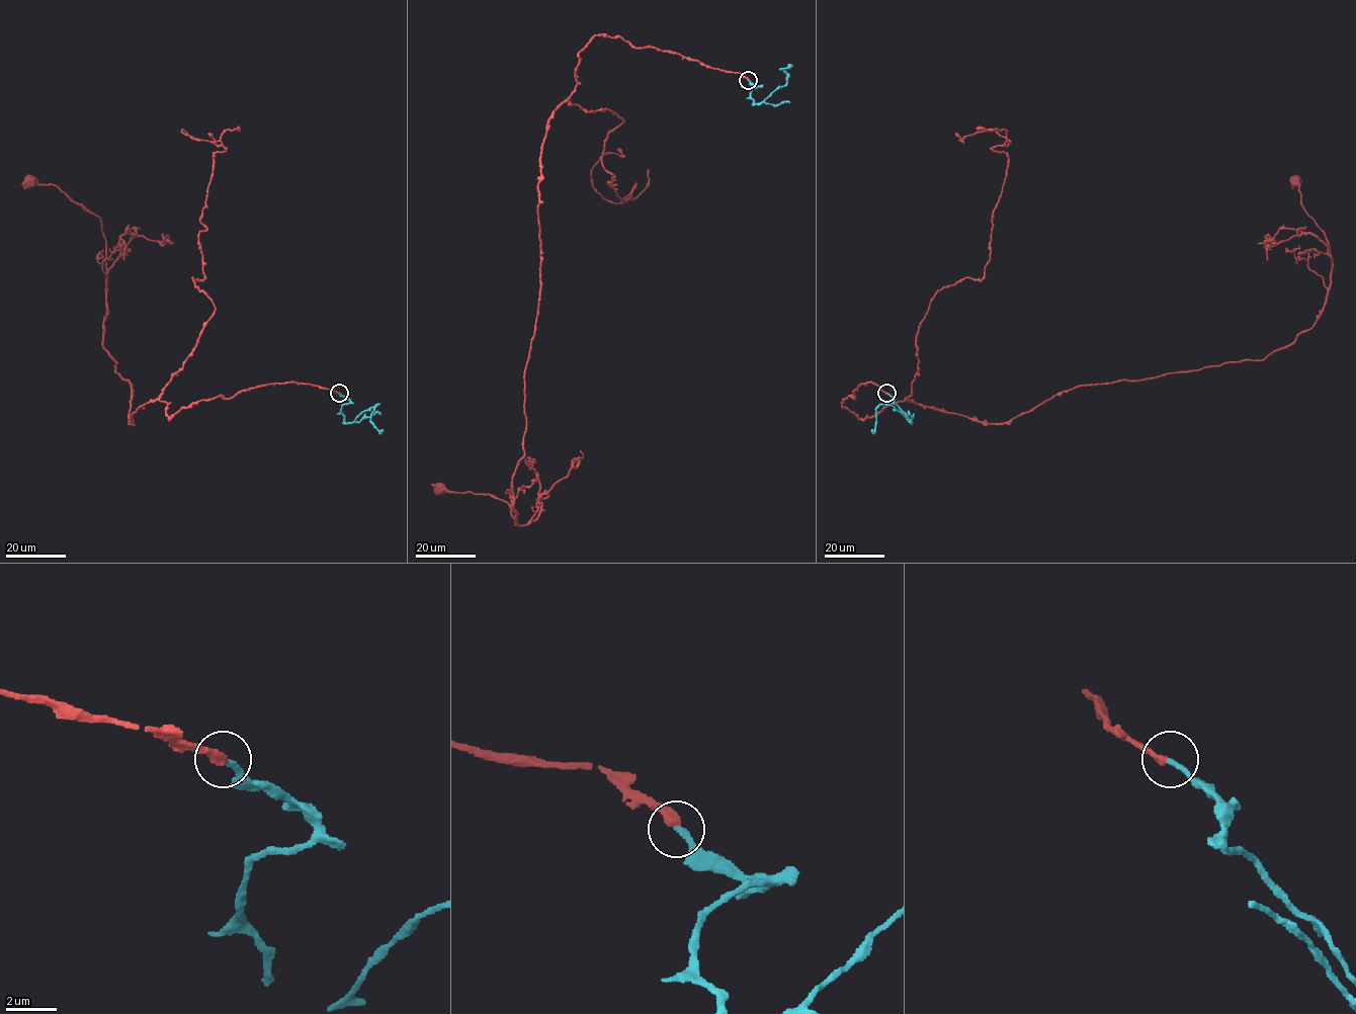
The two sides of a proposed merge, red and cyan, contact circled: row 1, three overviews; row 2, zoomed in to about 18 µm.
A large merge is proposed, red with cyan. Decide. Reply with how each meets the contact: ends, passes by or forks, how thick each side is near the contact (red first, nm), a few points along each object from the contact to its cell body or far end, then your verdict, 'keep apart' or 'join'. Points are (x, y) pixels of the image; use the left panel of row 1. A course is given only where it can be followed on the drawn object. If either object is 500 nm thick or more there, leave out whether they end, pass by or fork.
red ends; cyan ends; calibres 360 and 240 nm; course red (339, 393), (270, 384), (169, 419), (154, 400), (129, 423), (131, 384), (102, 346), (101, 222), (30, 180); course cyan (339, 393), (349, 401), (341, 411), (346, 423), (377, 405), (370, 421), (384, 429); join

